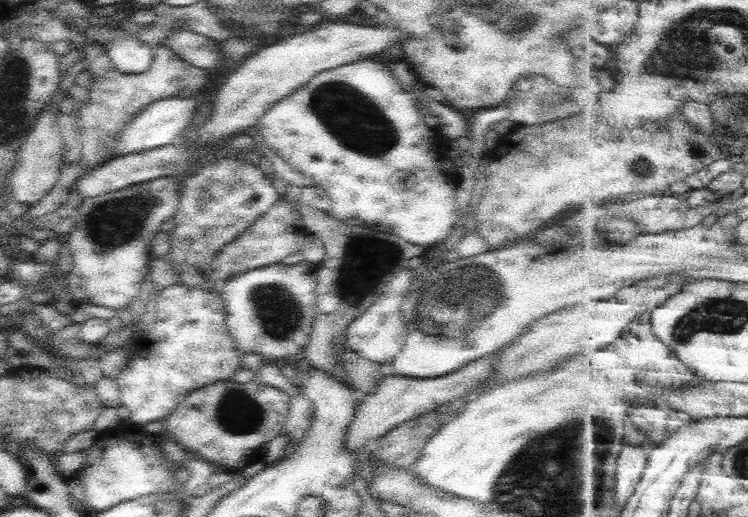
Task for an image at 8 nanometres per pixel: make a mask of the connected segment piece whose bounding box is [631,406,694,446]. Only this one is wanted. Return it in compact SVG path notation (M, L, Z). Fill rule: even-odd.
M639 406L631 414L631 418L637 429L641 428L649 436L647 441L654 442L655 446L667 439L672 431L694 421L690 414L676 408L651 408L651 406Z

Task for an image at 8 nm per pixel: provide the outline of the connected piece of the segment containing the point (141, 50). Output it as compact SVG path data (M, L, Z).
M136 35L113 38L105 49L113 66L123 74L145 72L154 57L154 48Z

